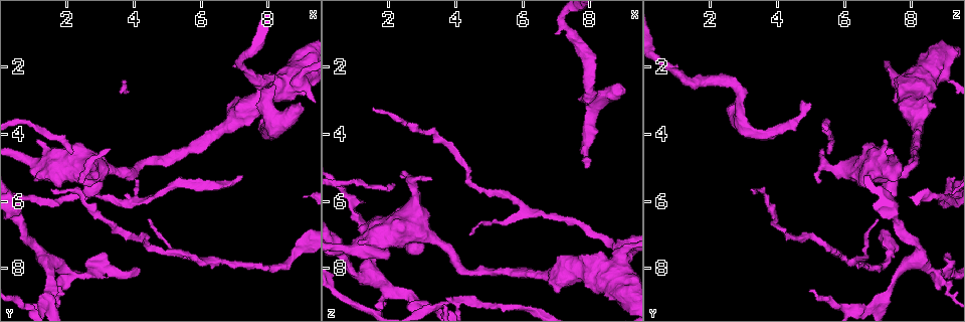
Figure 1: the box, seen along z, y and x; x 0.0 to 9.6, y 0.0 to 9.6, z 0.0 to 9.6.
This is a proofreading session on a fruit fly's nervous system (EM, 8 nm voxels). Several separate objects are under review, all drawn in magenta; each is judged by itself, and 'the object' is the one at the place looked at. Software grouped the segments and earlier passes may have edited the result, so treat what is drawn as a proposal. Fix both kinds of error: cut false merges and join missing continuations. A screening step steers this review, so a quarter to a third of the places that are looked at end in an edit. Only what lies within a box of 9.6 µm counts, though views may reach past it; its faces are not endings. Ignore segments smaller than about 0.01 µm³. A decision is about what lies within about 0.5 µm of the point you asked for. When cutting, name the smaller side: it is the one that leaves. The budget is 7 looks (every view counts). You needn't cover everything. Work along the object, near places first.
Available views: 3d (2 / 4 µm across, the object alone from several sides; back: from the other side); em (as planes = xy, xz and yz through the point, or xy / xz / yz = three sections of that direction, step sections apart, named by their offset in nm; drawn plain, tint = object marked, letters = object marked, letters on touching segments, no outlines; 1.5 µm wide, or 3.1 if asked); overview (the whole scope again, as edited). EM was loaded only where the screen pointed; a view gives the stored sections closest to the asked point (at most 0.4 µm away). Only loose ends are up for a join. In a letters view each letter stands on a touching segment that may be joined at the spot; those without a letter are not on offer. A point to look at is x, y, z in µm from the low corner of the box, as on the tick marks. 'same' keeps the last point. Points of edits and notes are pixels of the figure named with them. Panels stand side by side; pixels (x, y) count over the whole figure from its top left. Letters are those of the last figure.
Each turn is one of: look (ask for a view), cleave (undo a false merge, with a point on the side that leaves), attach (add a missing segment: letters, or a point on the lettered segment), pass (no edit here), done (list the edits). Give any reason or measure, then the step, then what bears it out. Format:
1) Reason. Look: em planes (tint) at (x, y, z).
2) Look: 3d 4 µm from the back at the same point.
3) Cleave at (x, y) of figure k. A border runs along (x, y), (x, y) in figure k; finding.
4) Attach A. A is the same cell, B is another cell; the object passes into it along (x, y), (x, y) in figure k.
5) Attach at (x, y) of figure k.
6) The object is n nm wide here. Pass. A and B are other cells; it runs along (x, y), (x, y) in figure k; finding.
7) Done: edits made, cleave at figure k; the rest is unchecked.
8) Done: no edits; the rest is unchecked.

A fork. Look: em planes (letters) at (6.25, 7.80, 6.40).

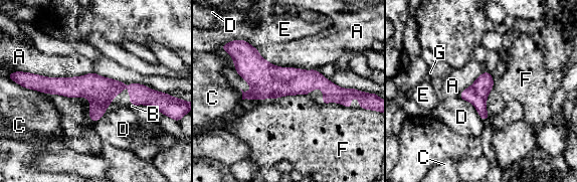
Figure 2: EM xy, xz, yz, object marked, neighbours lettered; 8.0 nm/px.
The object is 170 nm wide here. Pass. A, B, C, D, E, F and G are other cells; a border runs along (18, 70), (46, 76), (92, 72) in figure 2; continuous, no second neuron.

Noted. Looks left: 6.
Branch point. Look: 3d 2 µm at (3.80, 6.05, 9.00).

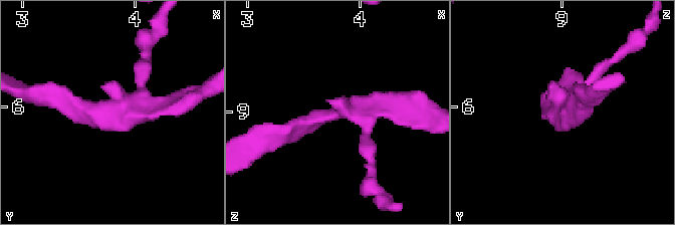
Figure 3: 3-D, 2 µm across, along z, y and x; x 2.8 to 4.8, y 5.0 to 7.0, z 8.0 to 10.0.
Now the EM. Look: em xz step 4 (tint) at (3.86, 6.08, 9.00).

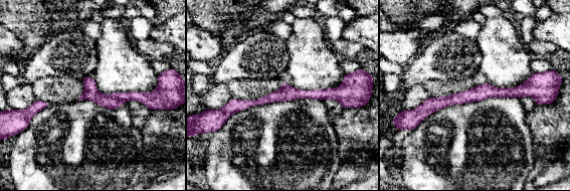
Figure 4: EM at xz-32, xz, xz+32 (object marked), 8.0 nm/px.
Look: em planes (letters) at the same point.

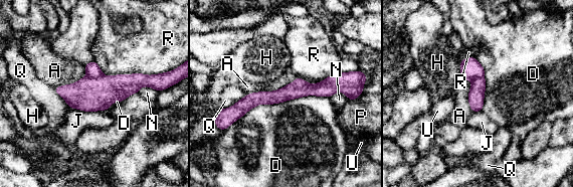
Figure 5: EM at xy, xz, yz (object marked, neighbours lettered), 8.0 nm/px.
Cleave at (89, 95) of figure 5. A, D, H, J, N, P, Q, R and U are other cells; the part that leaves runs along (345, 85), (257, 98), (228, 112) in figure 5; a second neuron is stuck on.

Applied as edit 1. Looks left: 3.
Branch stops here. Look: em planes (letters) at (7.95, 3.05, 4.80).

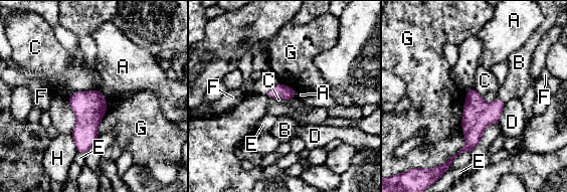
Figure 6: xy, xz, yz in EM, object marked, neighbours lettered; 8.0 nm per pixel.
The longest contact is with G, 550 nm. Attach B. B is the same cell, A, C, D, E, F, G and H are other cells; the object passes into it along (478, 115), (500, 100), (517, 81) in figure 6; it goes on there.

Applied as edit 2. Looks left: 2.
Done: edits made, cleave at figure 5, attach at figure 6; the rest is unchecked.

